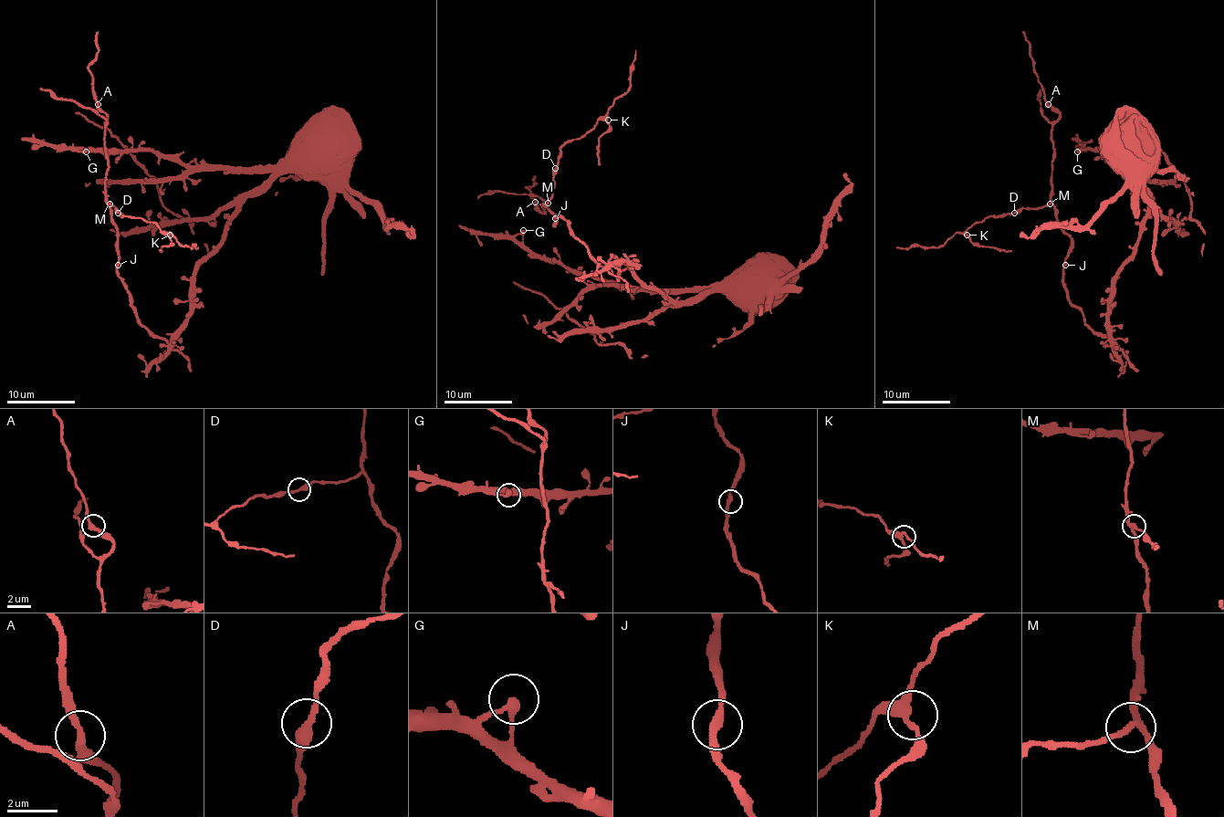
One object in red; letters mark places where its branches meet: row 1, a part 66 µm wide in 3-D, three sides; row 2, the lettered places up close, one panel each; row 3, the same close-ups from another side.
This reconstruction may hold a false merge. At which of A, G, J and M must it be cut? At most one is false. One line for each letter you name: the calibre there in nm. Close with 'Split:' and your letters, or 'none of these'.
M: Thickness 240 nm
Split: M

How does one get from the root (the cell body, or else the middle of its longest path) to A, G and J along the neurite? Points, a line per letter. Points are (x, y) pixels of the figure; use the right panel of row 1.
A: (1131, 155), (1148, 217), (1114, 284), (1114, 341), (1063, 282), (1048, 104)
G: (1131, 155), (1131, 148), (1124, 146), (1135, 150), (1136, 167), (1121, 151), (1077, 151)
J: (1131, 155), (1124, 146), (1138, 156), (1148, 217), (1114, 284), (1114, 341), (1069, 299), (1065, 265)

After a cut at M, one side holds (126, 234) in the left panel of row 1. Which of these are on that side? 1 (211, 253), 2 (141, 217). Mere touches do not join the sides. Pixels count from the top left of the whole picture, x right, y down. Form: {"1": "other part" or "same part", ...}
{"1": "same part", "2": "other part"}

